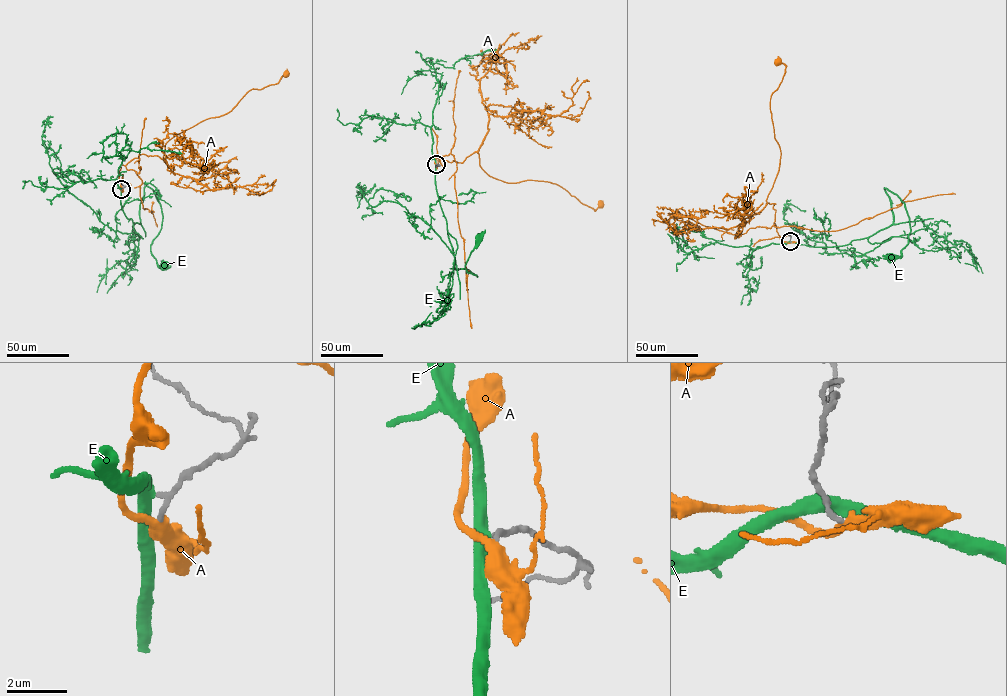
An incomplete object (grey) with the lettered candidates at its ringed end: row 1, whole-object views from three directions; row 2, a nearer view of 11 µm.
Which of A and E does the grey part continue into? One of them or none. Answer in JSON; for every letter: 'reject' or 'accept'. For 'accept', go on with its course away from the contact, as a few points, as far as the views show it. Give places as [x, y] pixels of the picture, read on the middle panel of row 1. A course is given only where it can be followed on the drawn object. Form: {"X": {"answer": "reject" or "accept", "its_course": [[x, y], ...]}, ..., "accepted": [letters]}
{"A": {"answer": "reject"}, "E": {"answer": "accept", "its_course": [[436, 164], [437, 195], [446, 219], [456, 270], [465, 268], [477, 277], [466, 271], [465, 264], [479, 237]]}, "accepted": ["E"]}

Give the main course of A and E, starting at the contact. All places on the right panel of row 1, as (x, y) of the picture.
A: (791, 242), (780, 239), (775, 203), (766, 200), (780, 156), (770, 110), (770, 96), (784, 73), (779, 60)
E: (790, 241), (846, 245), (888, 227), (893, 212), (884, 187), (904, 203), (910, 230), (901, 255), (890, 257)

